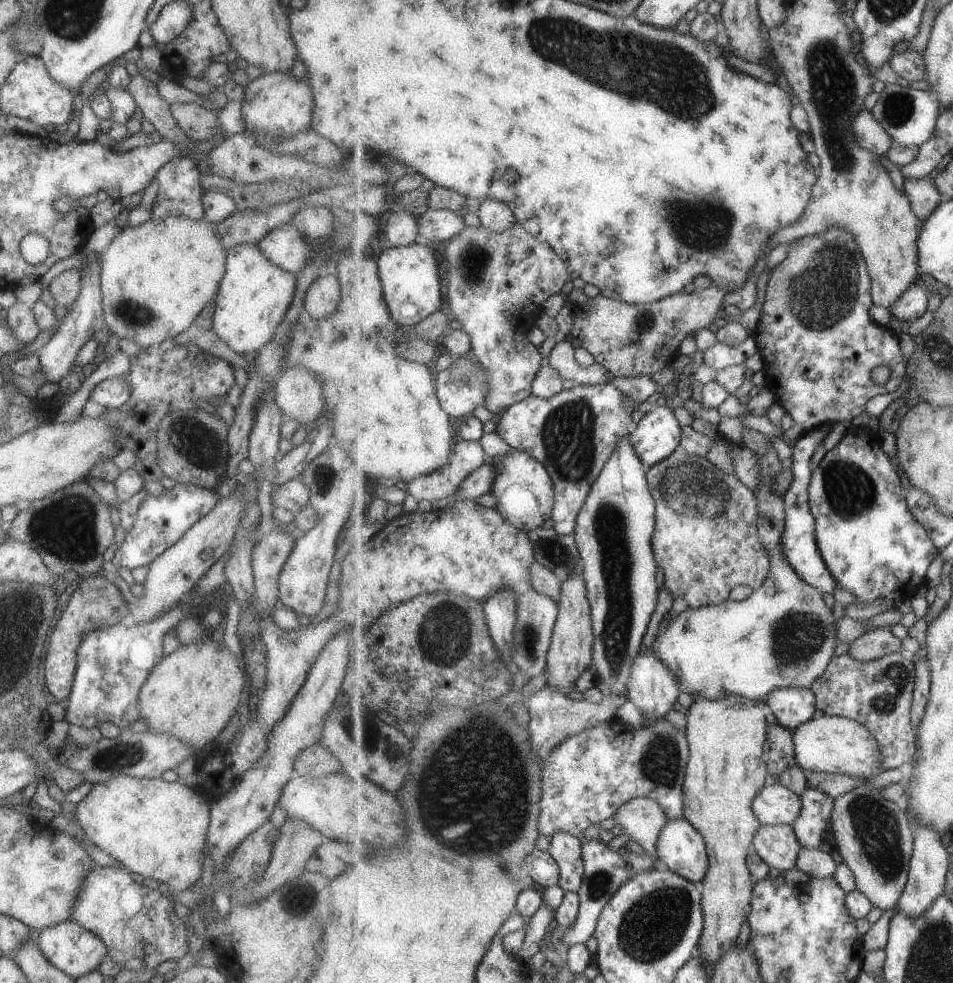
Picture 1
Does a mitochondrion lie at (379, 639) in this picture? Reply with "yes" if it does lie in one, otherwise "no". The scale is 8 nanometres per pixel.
no

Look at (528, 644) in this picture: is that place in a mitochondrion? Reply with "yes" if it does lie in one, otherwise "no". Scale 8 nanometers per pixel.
yes

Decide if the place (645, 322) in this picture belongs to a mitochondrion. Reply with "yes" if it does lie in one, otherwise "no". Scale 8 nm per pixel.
yes

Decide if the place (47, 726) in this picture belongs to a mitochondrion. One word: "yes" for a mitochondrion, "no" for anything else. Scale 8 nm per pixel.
no

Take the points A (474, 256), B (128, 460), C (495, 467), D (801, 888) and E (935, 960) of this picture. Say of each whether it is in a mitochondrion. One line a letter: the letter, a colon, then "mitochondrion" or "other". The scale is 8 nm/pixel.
A: mitochondrion
B: other
C: other
D: other
E: mitochondrion

